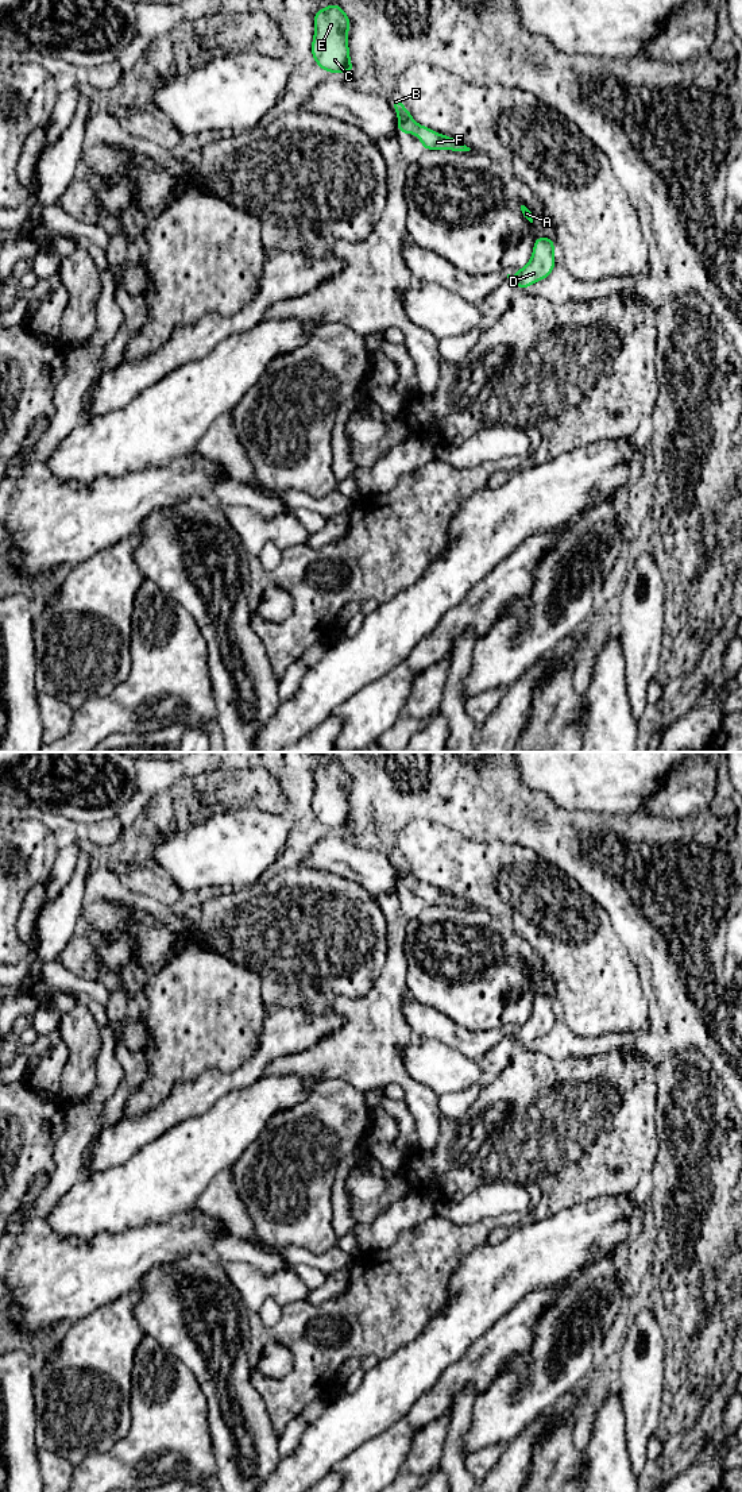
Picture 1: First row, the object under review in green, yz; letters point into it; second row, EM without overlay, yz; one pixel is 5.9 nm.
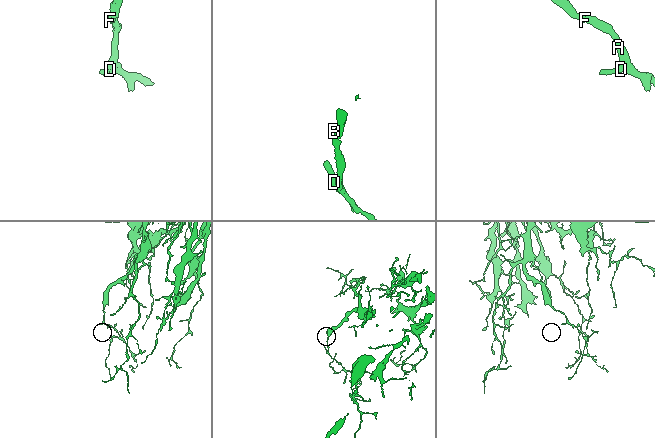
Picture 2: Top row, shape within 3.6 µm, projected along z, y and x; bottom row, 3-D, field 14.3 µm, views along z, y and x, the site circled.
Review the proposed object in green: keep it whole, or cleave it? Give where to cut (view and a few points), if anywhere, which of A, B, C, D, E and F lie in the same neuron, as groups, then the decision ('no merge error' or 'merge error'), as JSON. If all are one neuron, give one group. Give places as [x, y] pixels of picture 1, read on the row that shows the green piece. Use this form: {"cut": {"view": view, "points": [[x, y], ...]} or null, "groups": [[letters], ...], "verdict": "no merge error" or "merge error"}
{"cut": null, "groups": [["A", "B", "C", "D", "E", "F"]], "verdict": "no merge error"}

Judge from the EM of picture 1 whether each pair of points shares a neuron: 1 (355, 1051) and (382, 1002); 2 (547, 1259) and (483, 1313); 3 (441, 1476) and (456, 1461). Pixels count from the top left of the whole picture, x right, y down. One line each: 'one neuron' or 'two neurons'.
1: one neuron
2: one neuron
3: two neurons

